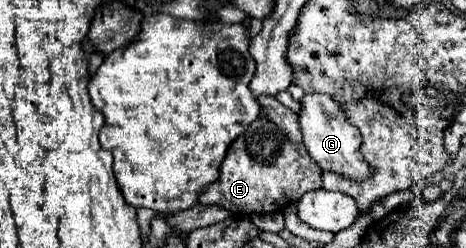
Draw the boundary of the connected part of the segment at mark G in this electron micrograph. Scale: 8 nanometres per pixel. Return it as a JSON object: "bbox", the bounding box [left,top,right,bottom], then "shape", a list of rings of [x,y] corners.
{"bbox":[300,93,374,183],"shape":[[[320,93],[304,95],[300,103],[302,103],[300,127],[304,133],[304,145],[310,157],[320,165],[320,169],[338,173],[344,179],[350,179],[356,183],[370,179],[374,175],[374,169],[372,165],[368,165],[368,161],[364,161],[364,155],[360,153],[362,135],[354,125],[346,121],[340,105],[328,95],[320,95]]]}

